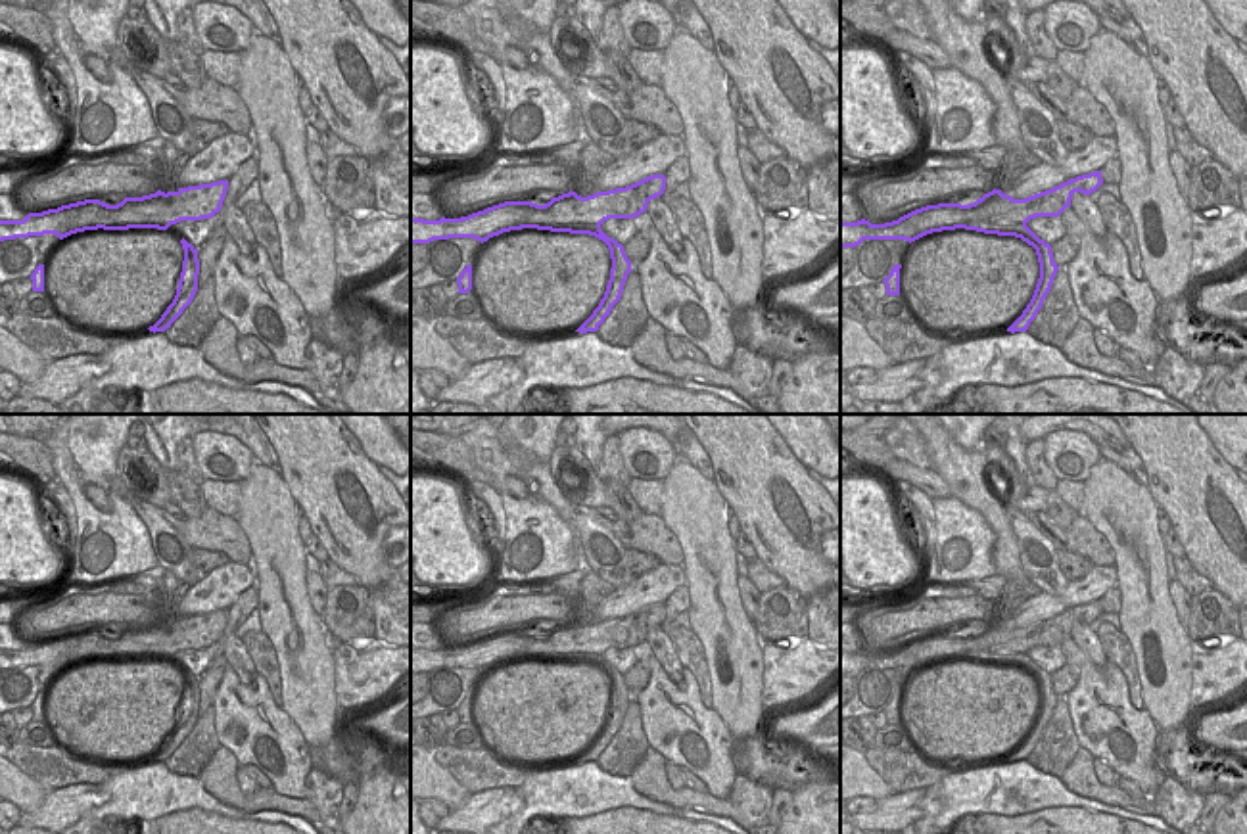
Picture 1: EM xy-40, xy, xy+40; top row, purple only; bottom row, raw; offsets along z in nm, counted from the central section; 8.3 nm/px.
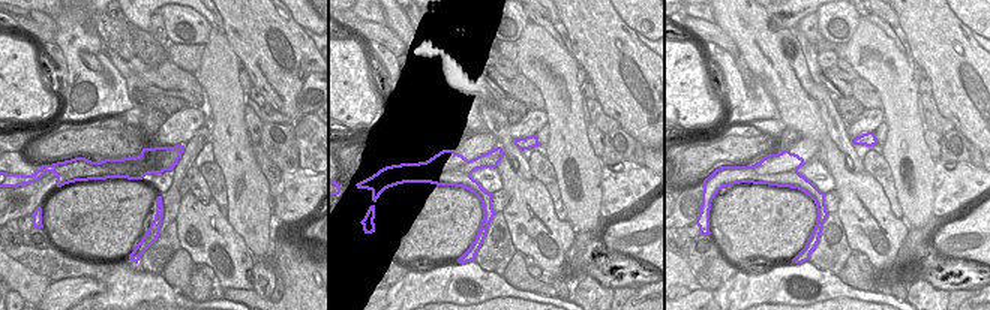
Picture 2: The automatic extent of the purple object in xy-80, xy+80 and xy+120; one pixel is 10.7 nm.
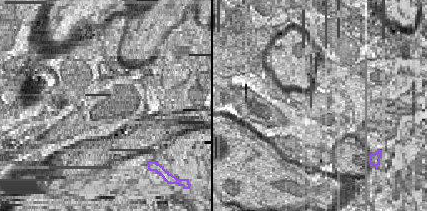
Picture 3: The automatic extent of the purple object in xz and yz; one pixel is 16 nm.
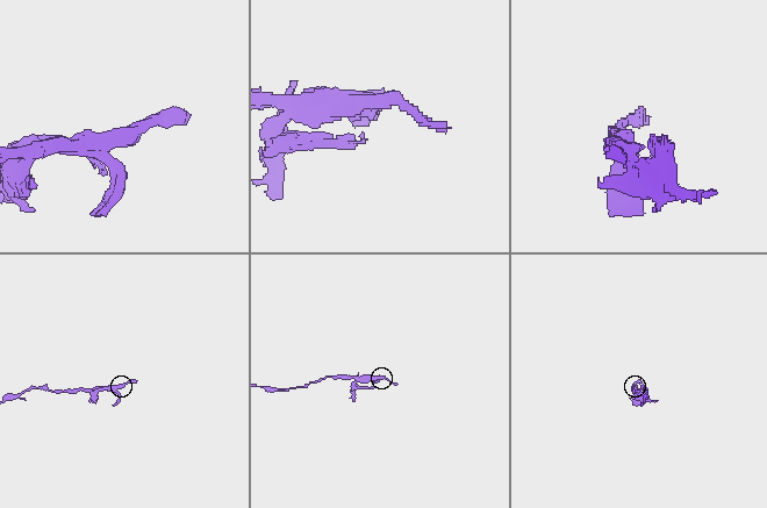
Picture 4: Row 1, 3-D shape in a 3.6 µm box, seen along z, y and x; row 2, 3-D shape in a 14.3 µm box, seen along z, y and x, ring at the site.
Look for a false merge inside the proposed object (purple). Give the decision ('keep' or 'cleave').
cleave

